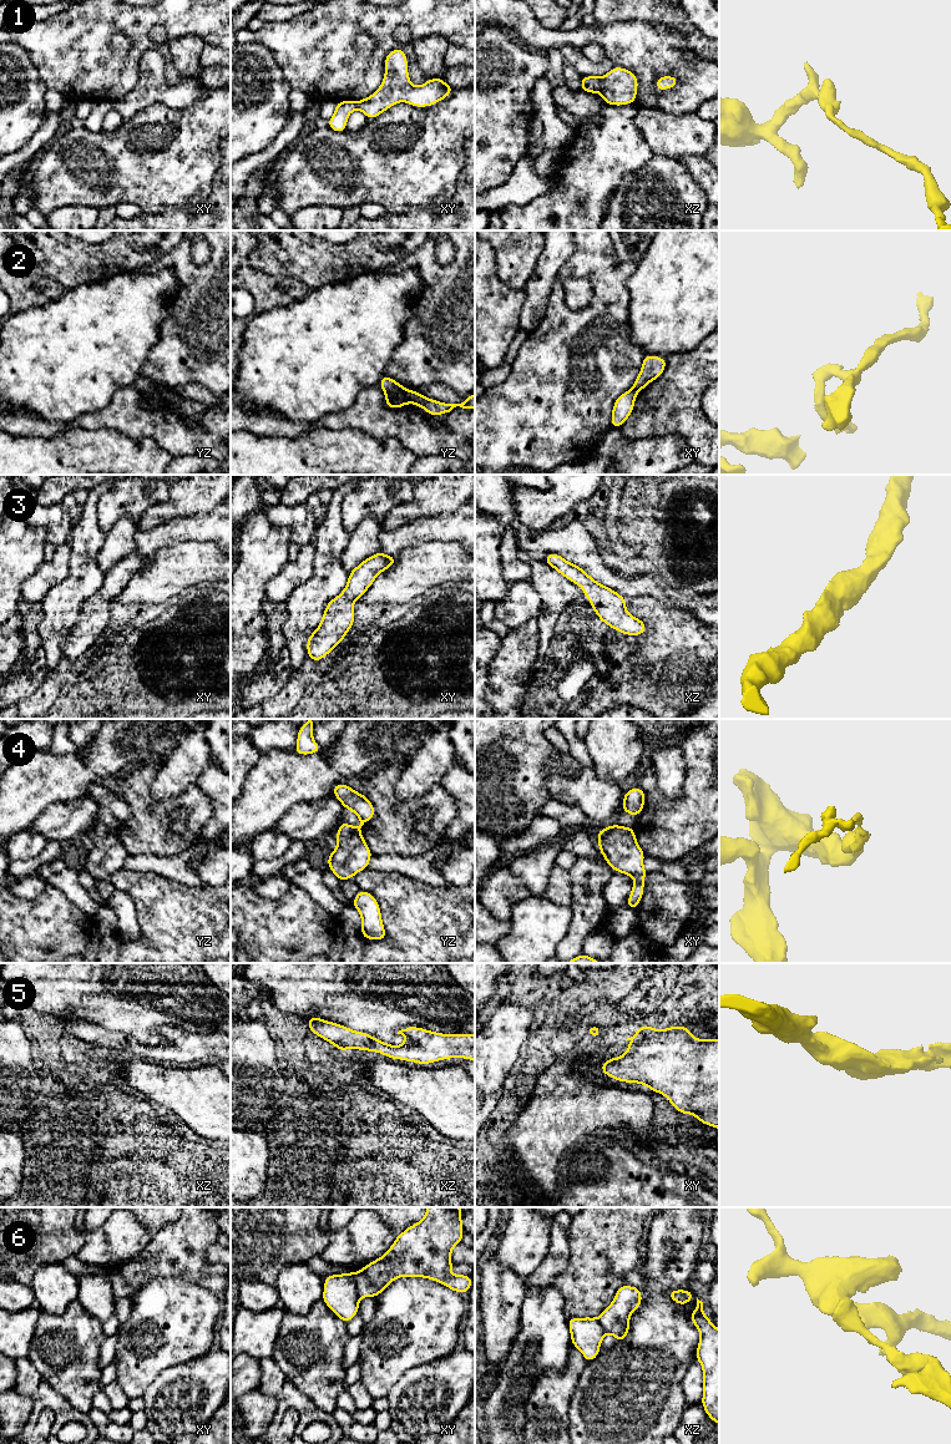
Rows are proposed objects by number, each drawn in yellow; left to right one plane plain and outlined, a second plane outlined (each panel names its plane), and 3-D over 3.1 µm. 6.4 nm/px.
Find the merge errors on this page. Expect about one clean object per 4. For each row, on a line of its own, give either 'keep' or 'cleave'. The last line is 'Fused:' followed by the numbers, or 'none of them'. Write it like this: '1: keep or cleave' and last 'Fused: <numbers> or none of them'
1: cleave
2: cleave
3: keep
4: cleave
5: keep
6: cleave
Fused: 1, 2, 4, 6

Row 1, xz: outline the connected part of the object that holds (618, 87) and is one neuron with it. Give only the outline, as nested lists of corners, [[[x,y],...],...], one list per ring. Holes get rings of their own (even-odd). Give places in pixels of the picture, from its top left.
[[[613,66],[601,77],[600,95],[606,105],[623,106],[636,102],[637,88],[638,77],[632,71]]]

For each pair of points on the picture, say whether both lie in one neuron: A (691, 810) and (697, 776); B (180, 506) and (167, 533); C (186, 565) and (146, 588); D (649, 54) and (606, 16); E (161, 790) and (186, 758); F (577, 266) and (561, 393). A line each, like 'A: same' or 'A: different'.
A: same
B: different
C: same
D: different
E: same
F: same

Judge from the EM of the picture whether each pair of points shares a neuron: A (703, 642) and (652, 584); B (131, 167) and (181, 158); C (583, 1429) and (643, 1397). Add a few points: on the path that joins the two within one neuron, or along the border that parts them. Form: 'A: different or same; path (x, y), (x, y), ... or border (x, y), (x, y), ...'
A: different; border (651, 594), (678, 604)
B: same; path (143, 162), (168, 158)
C: same; path (598, 1429), (603, 1429), (628, 1404)

